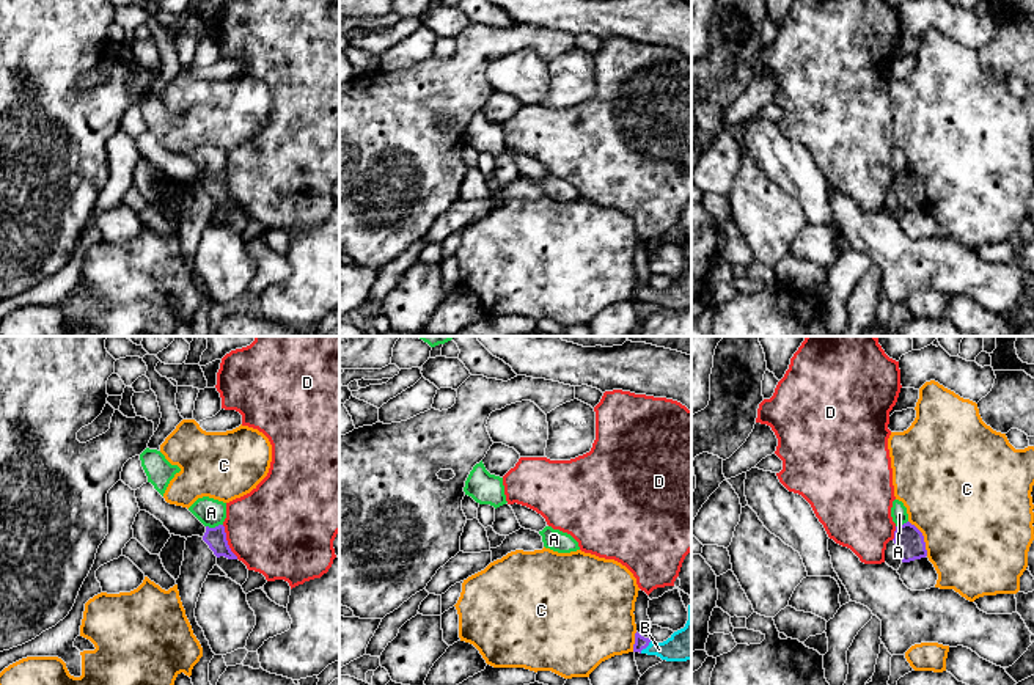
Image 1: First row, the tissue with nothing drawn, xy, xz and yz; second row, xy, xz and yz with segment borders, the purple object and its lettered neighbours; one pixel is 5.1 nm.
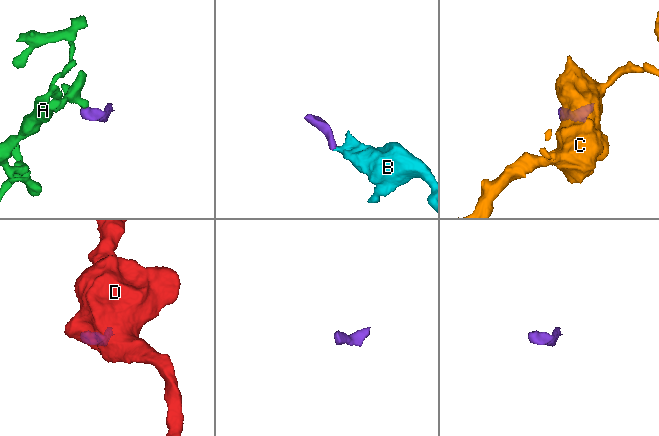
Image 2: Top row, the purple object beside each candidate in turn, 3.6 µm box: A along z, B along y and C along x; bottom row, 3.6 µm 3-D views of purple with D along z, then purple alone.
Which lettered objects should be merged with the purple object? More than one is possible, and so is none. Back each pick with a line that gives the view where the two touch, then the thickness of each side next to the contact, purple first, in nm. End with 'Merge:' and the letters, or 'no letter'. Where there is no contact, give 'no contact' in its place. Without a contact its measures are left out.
B: contact in xz; calibres 70 and 180 nm
Merge: B

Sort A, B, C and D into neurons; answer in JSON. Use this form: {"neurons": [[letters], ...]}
{"neurons": [["A"], ["B"], ["C"], ["D"]]}

